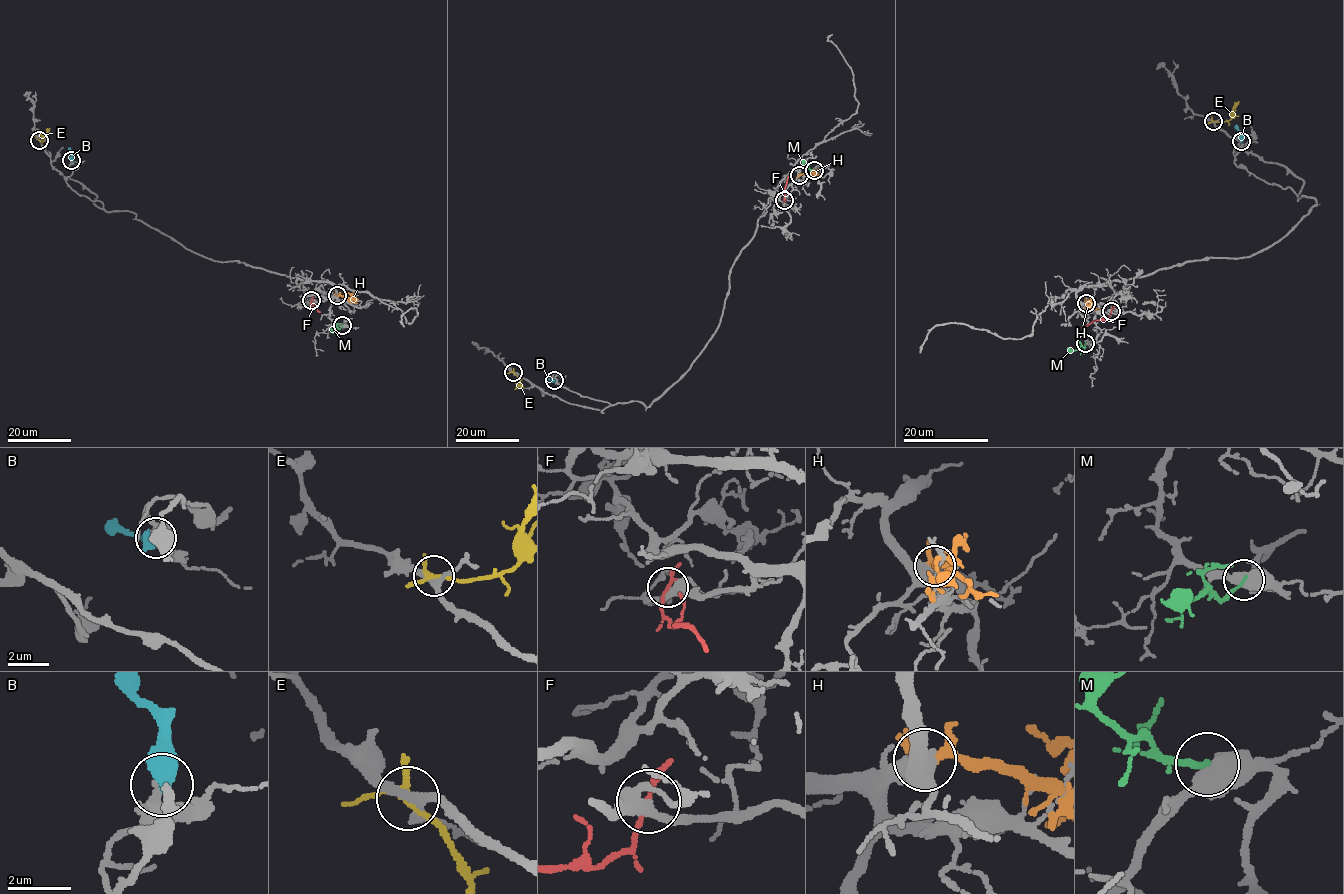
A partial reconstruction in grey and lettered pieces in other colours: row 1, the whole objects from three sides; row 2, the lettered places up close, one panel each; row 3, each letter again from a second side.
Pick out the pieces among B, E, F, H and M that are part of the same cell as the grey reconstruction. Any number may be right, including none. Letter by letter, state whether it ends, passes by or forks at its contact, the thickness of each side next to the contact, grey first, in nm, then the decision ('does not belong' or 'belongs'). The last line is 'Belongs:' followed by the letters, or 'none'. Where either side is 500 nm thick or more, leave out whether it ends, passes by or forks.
B: 320/600 nm | does not belong
E: it forks | 240/160 nm | does not belong
F: it passes by | 320/160 nm | does not belong
H: 550/300 nm | does not belong
M: 600/150 nm | does not belong
Belongs: none

